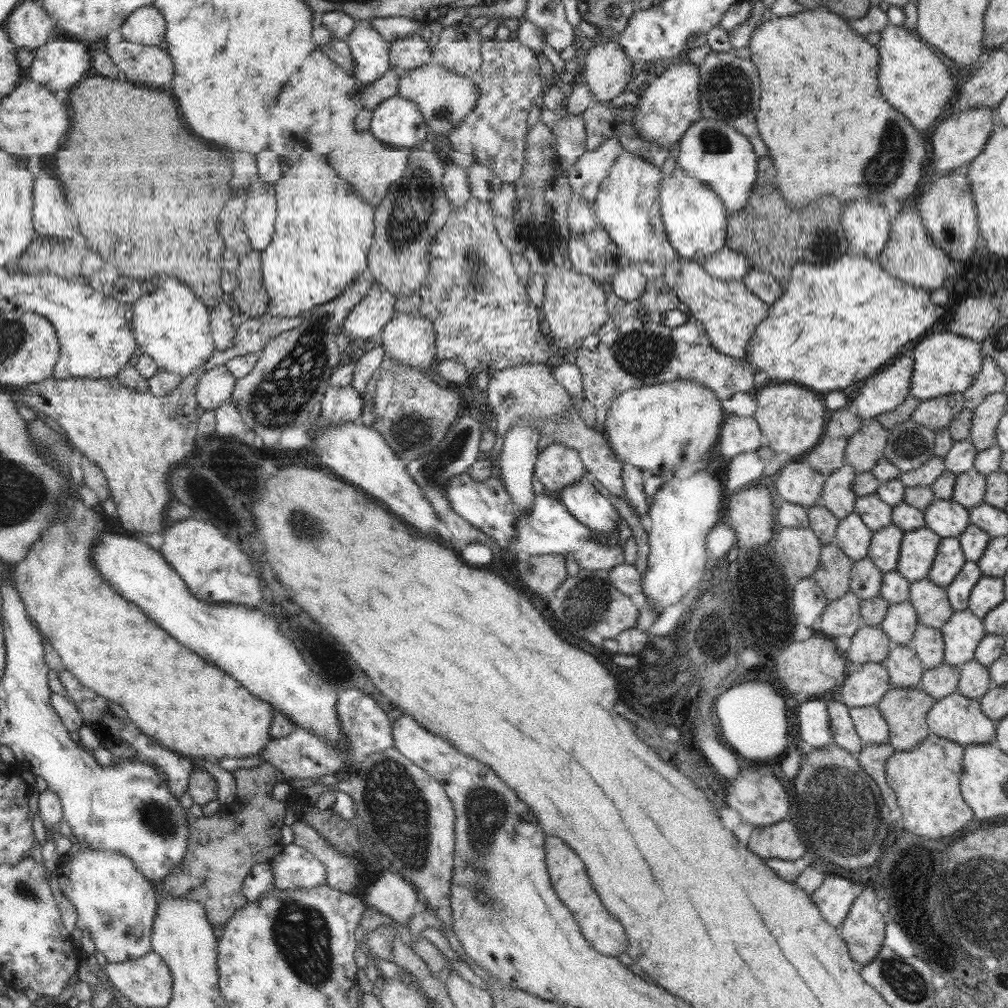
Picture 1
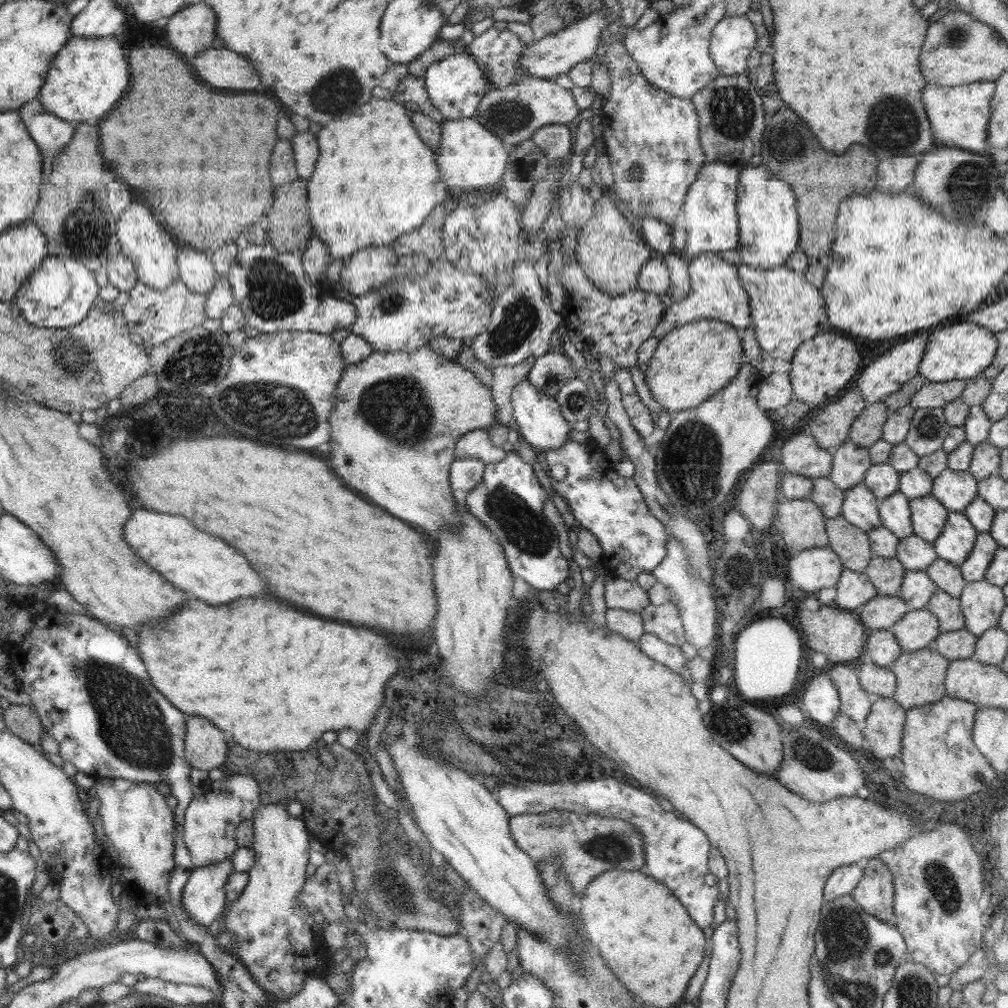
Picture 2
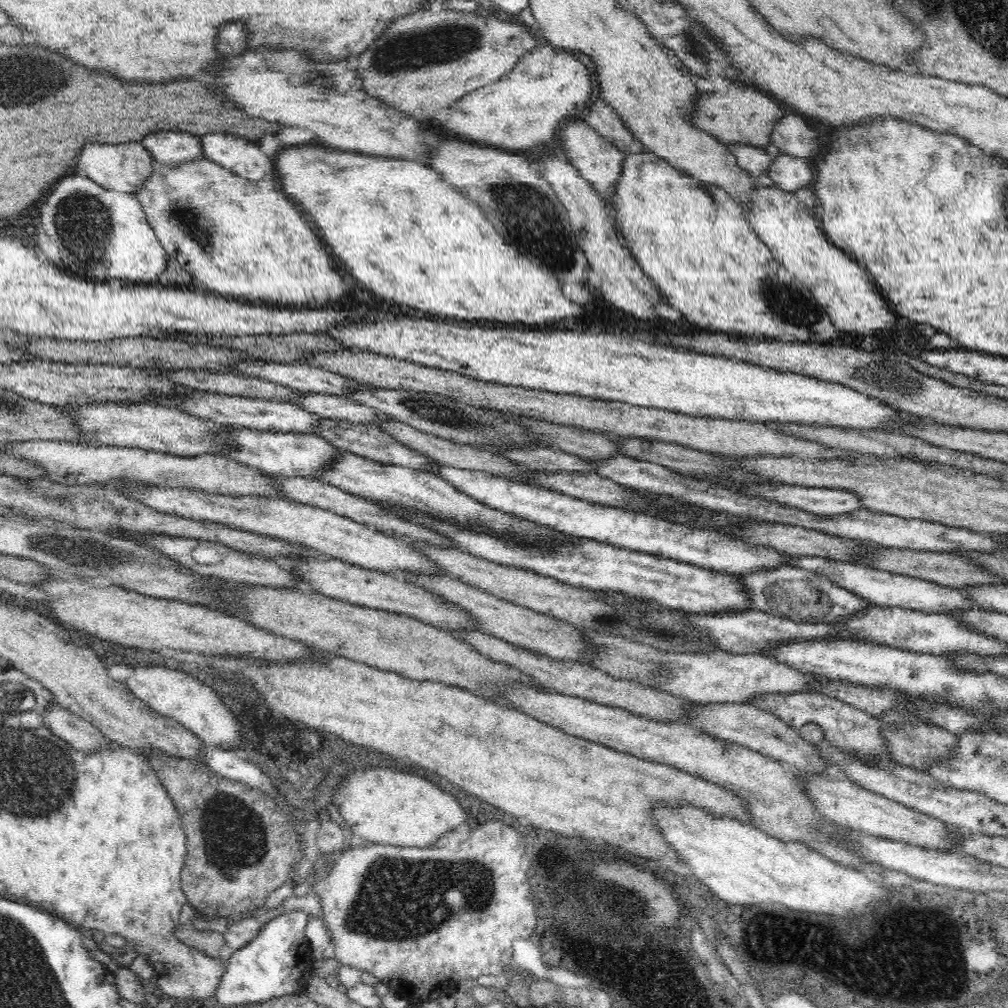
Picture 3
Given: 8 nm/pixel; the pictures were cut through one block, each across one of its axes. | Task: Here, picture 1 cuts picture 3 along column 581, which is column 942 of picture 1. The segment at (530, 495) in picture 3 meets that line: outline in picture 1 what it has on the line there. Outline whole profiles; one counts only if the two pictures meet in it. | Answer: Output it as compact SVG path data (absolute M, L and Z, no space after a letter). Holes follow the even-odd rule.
M934 499L924 510L925 527L941 538L959 538L970 524L969 509L952 500Z

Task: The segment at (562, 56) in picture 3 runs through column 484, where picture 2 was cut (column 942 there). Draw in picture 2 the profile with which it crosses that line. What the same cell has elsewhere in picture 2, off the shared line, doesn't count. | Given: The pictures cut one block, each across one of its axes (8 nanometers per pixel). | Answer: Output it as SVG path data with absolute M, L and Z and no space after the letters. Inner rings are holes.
M982 81L963 86L934 86L927 84L922 90L922 102L927 110L933 138L937 145L944 147L956 147L970 151L971 153L983 153L989 144L987 143L987 127L990 124L990 108L995 93L994 81Z

